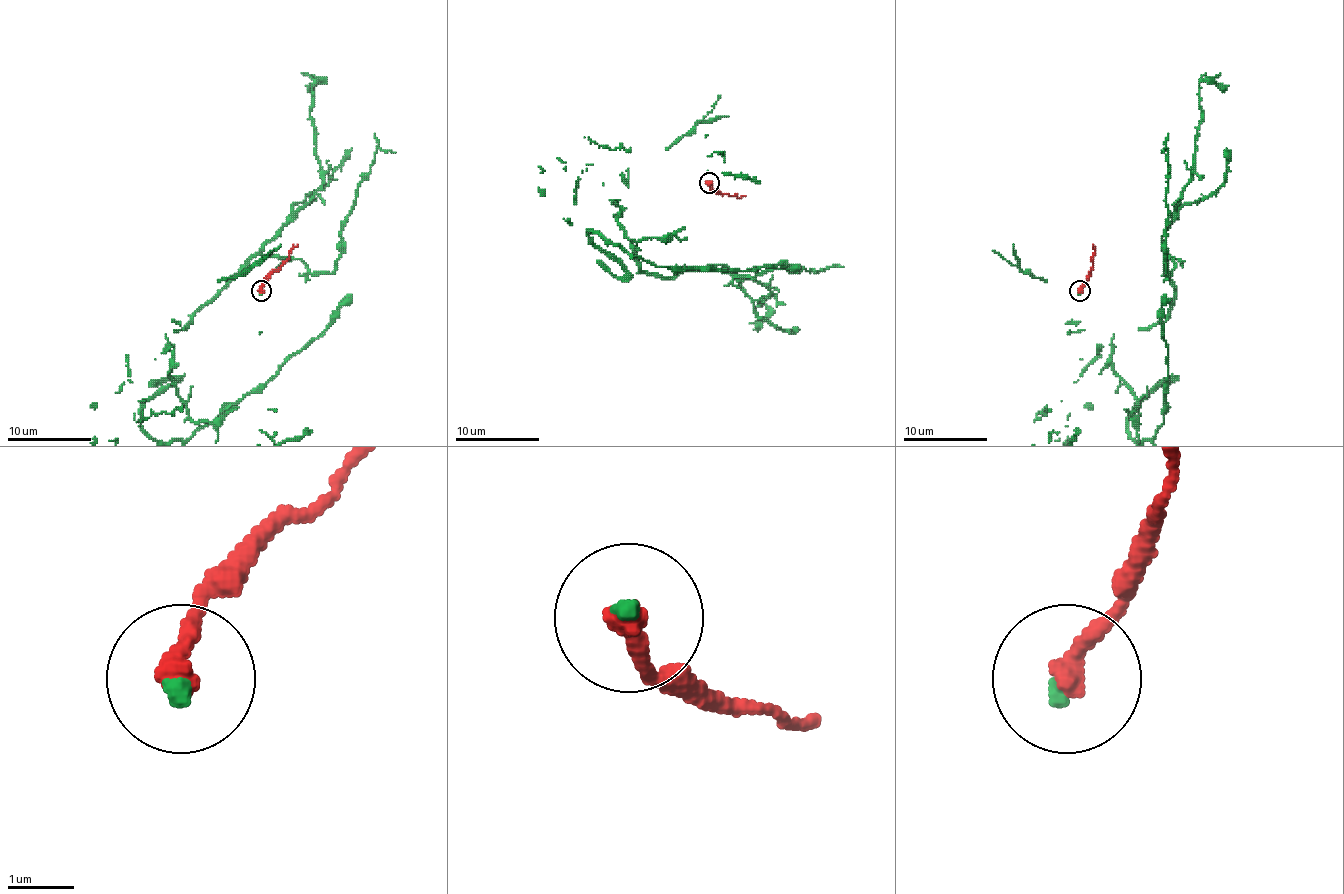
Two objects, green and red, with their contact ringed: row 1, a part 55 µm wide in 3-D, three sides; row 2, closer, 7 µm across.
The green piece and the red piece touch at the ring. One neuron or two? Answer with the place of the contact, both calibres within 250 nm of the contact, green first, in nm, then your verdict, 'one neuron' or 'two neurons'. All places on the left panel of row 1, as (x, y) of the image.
(261, 291) | 180/380 nm | one neuron

